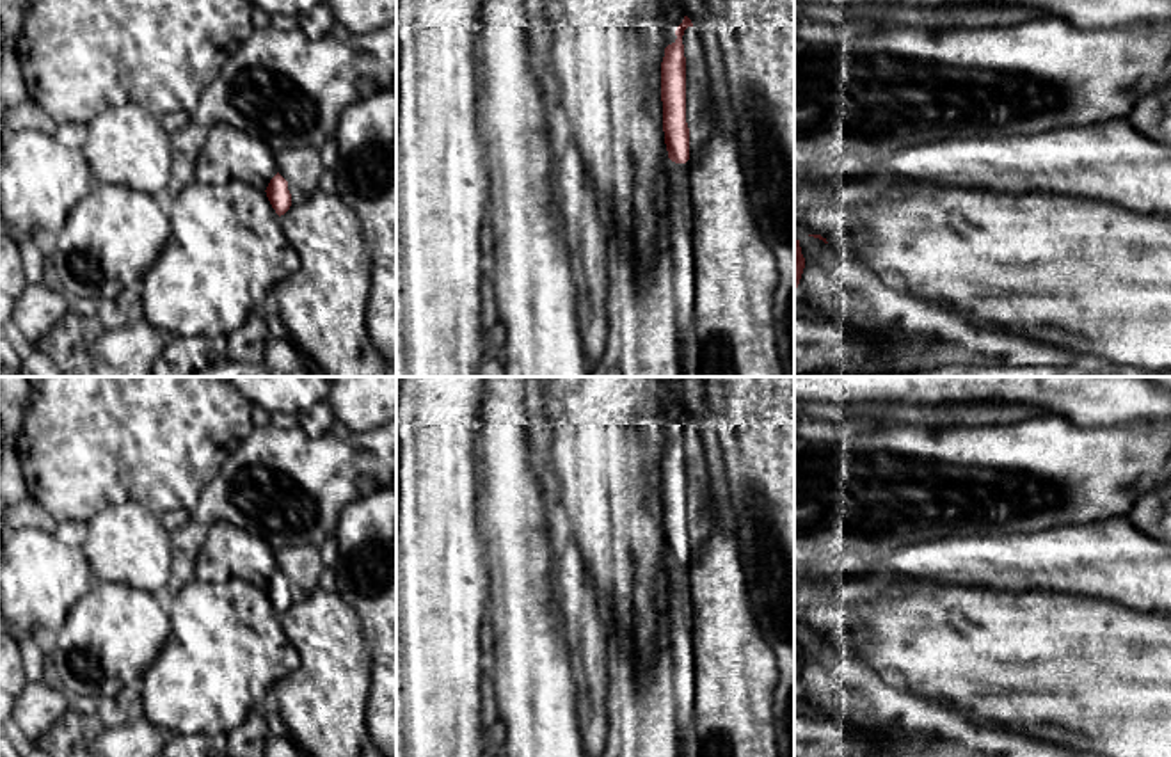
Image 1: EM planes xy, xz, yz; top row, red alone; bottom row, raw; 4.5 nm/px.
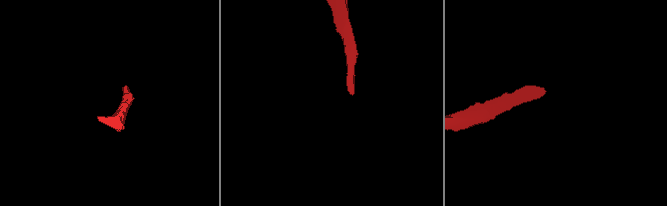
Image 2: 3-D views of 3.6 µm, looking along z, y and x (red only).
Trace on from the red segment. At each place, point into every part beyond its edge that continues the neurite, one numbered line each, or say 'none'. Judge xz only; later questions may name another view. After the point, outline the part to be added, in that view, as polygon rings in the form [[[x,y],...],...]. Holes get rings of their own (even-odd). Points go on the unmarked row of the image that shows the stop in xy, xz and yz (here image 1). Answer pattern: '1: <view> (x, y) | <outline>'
1: xz (699, 514) | [[[688,425],[684,428],[682,442],[686,455],[686,521],[689,526],[689,554],[695,554],[711,537],[714,519],[707,462],[697,425]]]

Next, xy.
1: xy (301, 565) | [[[288,546],[275,551],[277,570],[288,579],[291,601],[306,599],[320,586],[325,569],[316,546]]]

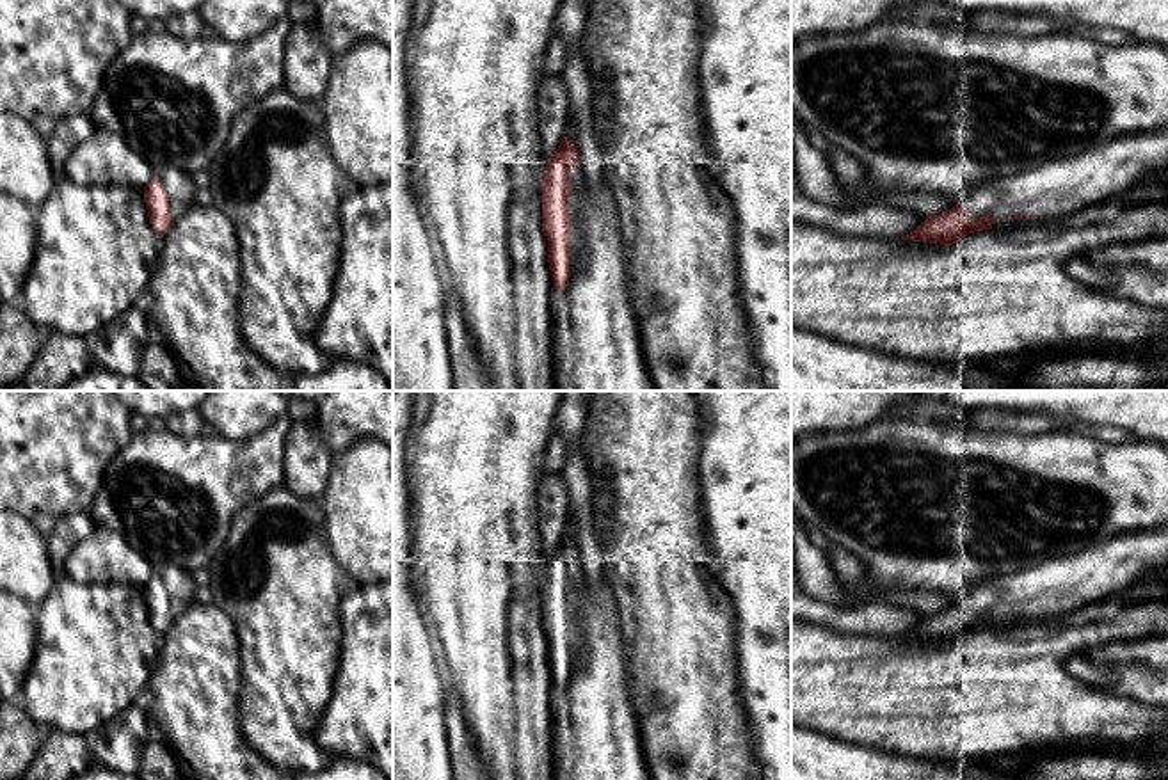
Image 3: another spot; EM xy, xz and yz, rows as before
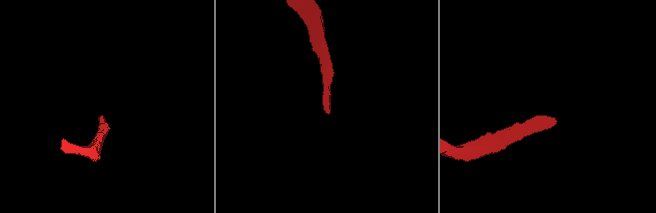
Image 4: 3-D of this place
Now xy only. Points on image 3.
1: xy (178, 581) | [[[164,565],[156,570],[169,592],[169,606],[174,615],[185,611],[196,597],[197,585],[192,577],[192,572],[178,565]]]

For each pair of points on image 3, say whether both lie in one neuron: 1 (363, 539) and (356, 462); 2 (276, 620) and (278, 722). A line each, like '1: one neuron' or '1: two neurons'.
1: one neuron
2: one neuron

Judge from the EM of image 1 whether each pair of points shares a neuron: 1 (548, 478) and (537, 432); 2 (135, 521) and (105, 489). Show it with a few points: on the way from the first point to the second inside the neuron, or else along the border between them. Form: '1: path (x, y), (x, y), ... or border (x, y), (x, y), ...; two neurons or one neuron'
1: path (541, 468), (539, 443); one neuron
2: border (157, 516), (121, 502), (89, 521); two neurons

